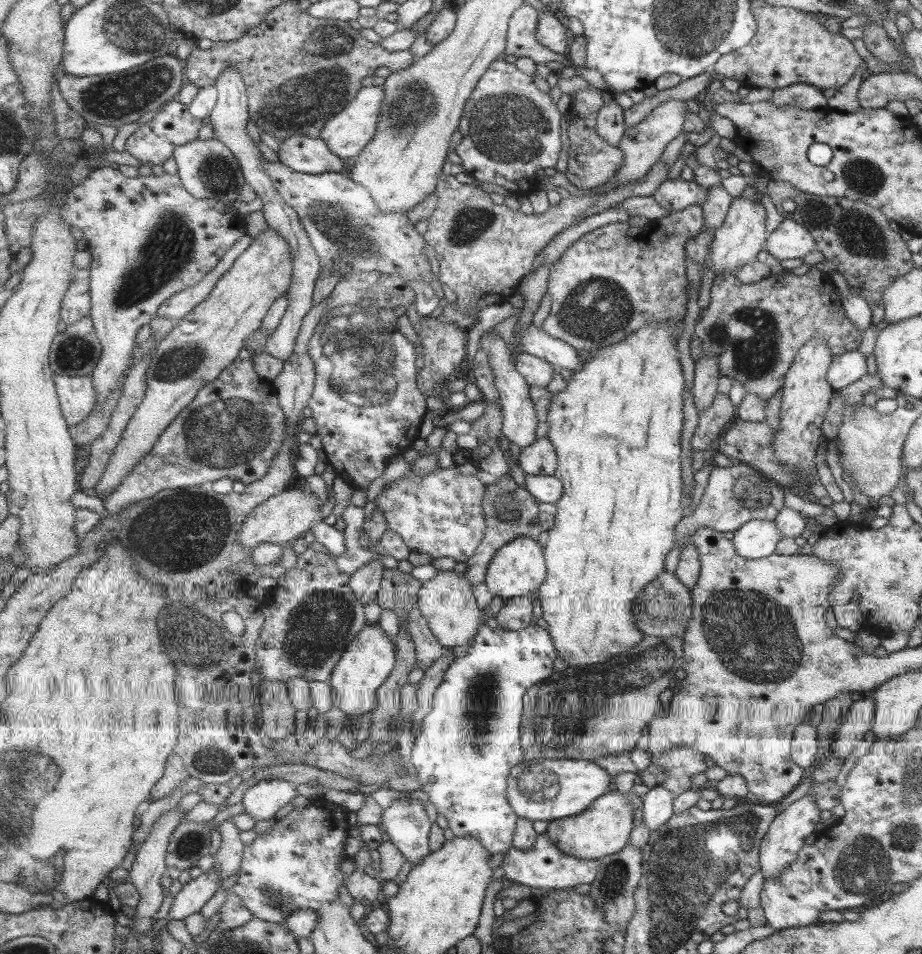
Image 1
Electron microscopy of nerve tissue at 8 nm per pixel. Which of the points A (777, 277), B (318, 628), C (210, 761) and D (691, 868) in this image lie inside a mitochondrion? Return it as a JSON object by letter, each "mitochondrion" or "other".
{"A":"other","B":"mitochondrion","C":"mitochondrion","D":"mitochondrion"}

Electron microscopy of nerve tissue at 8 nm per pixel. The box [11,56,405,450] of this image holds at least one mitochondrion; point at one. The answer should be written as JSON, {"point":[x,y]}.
{"point":[171,250]}

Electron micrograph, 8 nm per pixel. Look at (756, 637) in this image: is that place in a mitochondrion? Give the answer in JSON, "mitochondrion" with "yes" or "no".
{"mitochondrion":"yes"}

